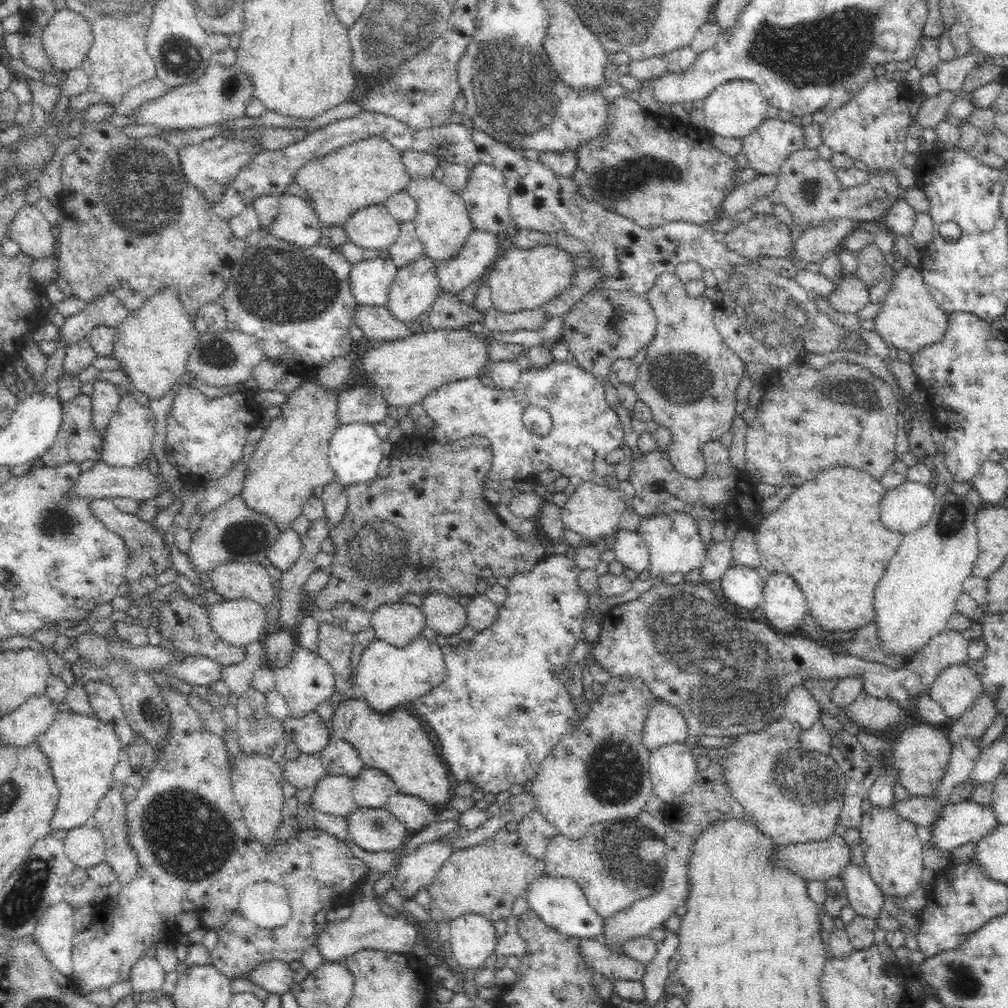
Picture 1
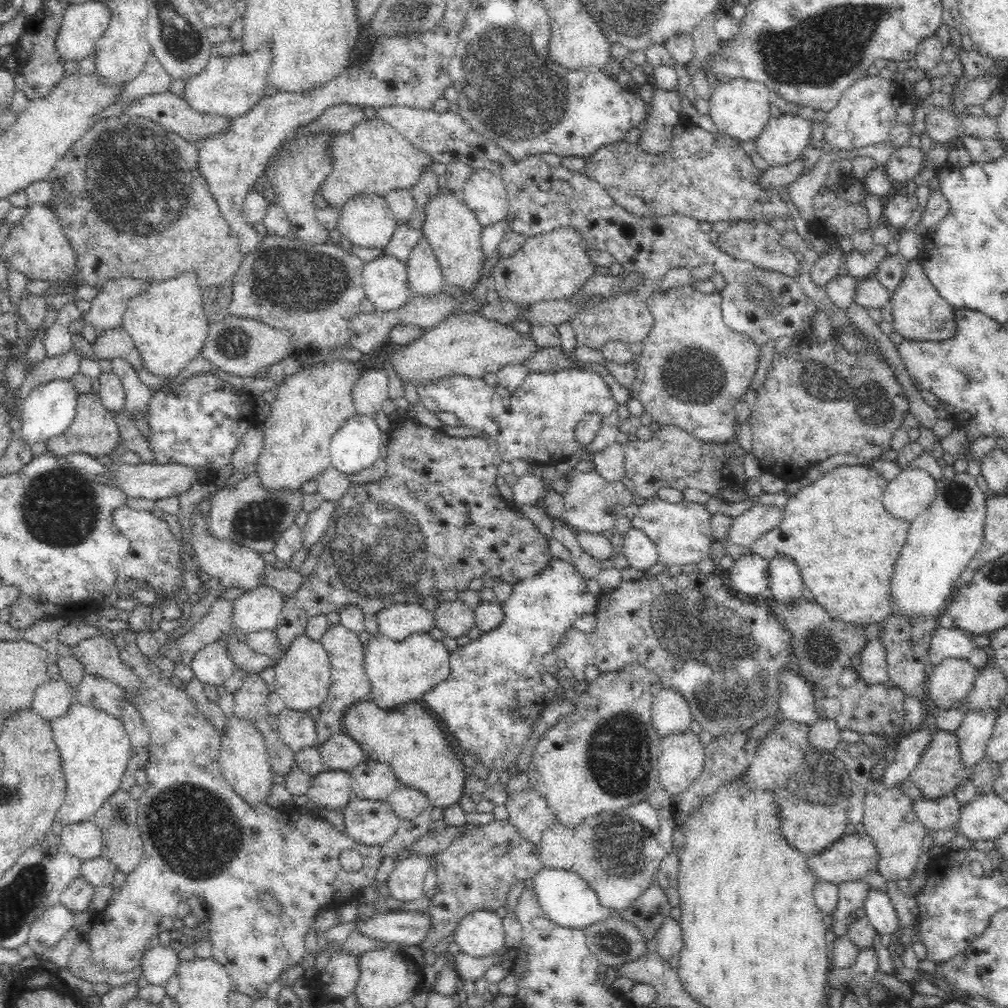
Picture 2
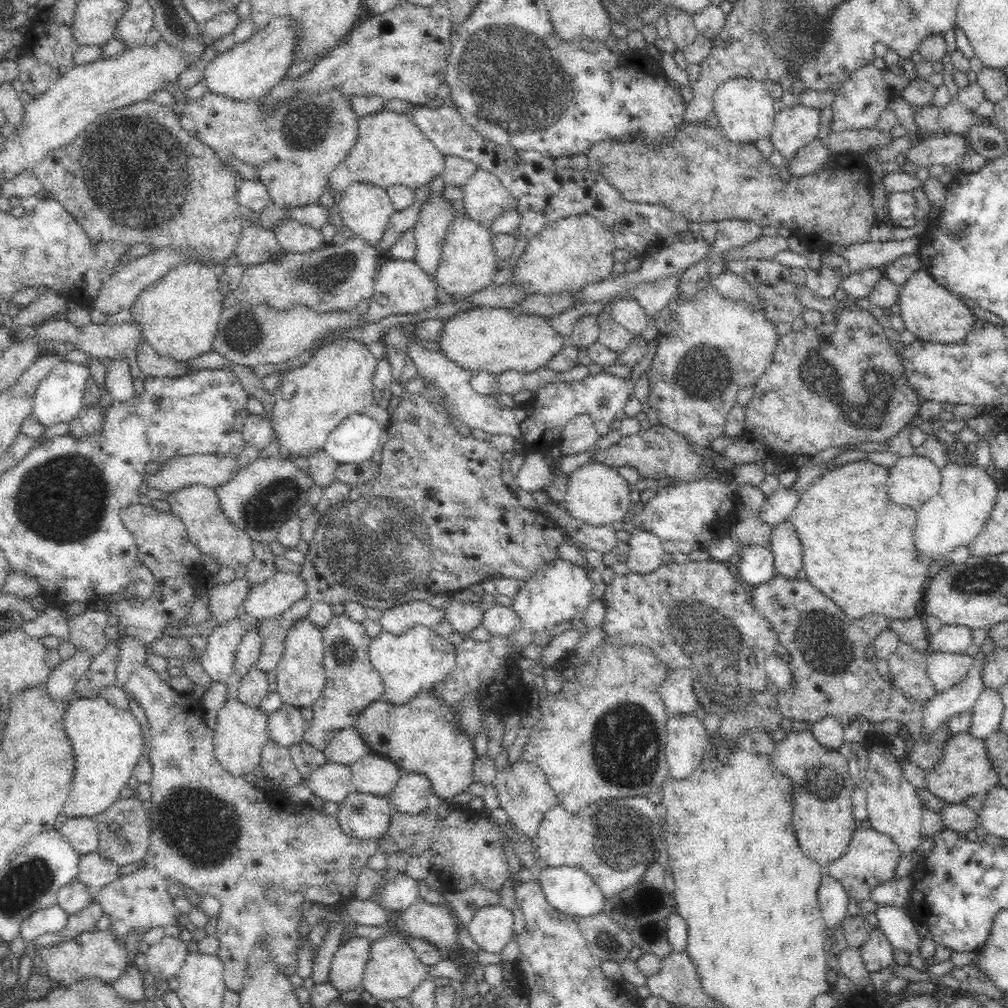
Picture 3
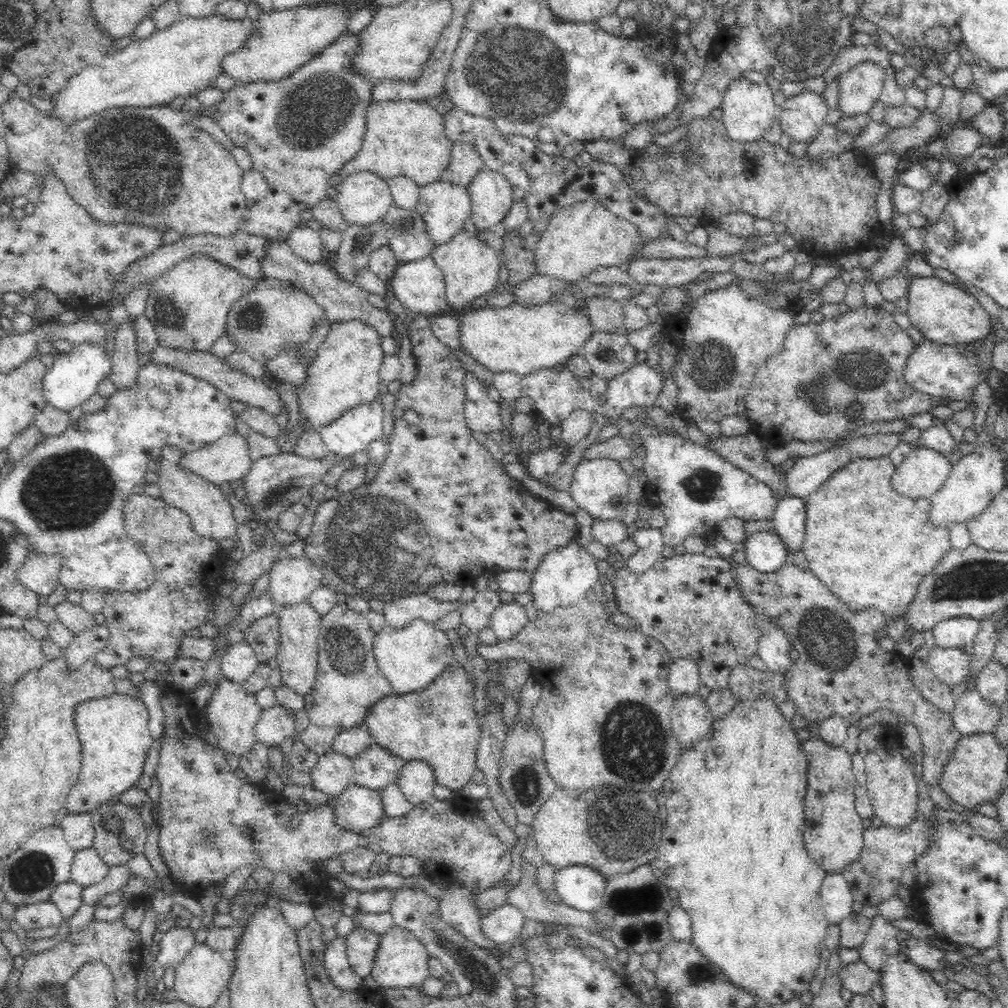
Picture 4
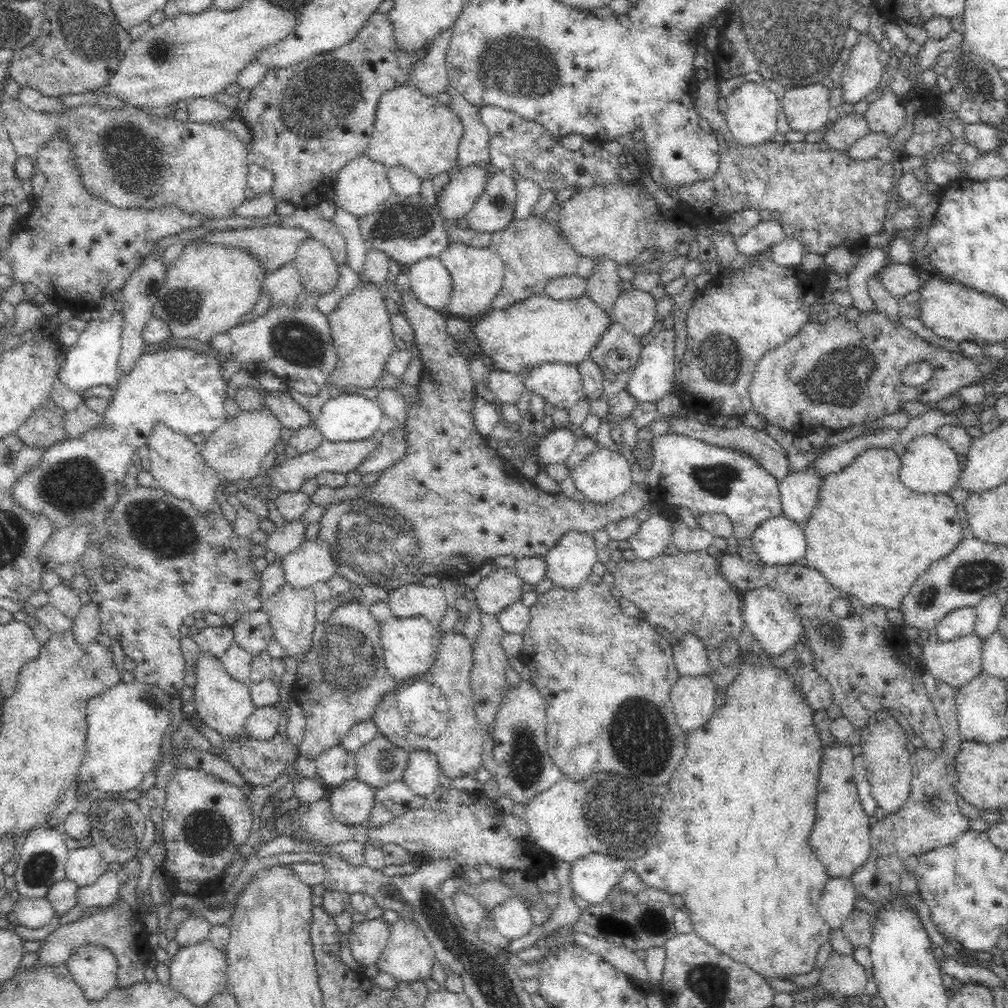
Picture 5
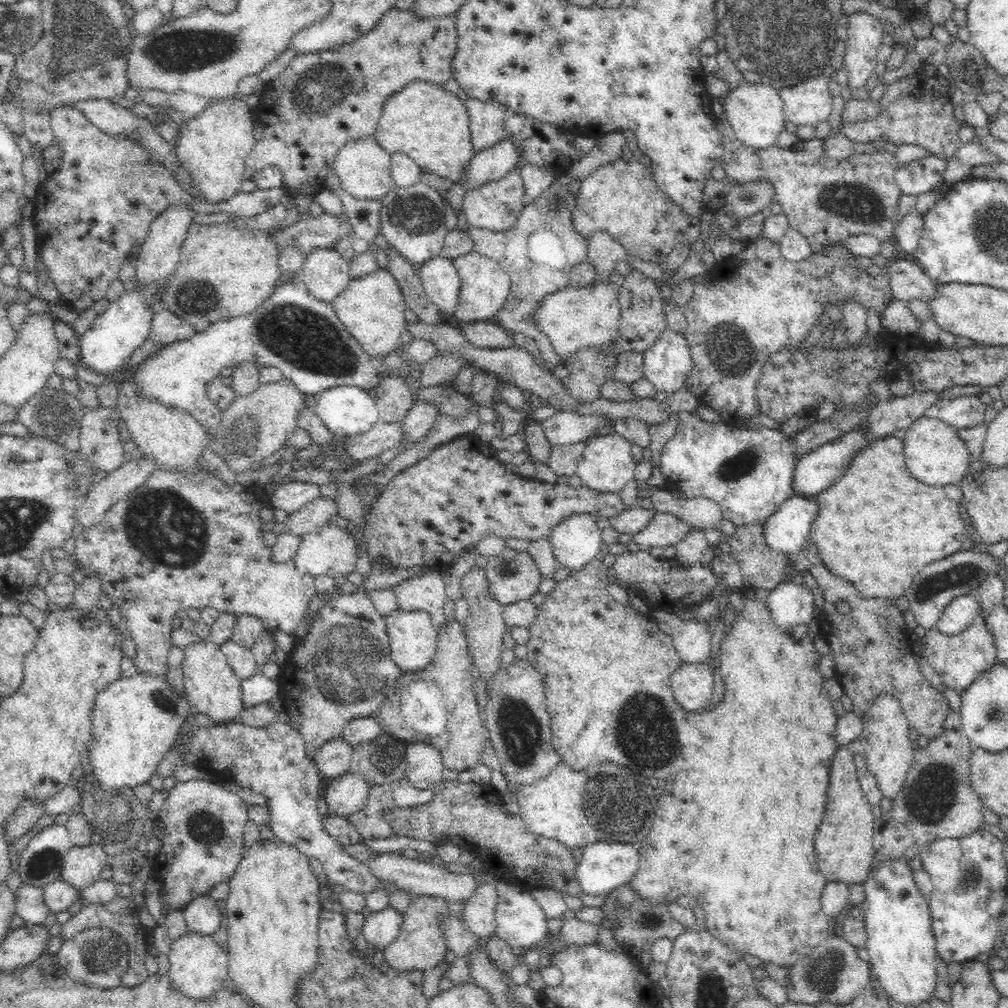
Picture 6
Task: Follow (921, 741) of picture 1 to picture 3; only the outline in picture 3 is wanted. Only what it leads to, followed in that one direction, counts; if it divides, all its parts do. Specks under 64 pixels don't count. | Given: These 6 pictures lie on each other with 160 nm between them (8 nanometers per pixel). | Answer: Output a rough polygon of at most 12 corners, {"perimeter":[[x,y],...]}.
{"perimeter":[[953,734],[925,771],[927,790],[948,803],[998,786],[983,742]]}

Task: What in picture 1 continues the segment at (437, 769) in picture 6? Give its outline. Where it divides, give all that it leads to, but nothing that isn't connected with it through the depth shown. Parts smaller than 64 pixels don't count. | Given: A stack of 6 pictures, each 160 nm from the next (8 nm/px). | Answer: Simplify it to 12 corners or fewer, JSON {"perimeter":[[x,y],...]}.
{"perimeter":[[392,794],[384,807],[410,834],[435,820],[418,796]]}

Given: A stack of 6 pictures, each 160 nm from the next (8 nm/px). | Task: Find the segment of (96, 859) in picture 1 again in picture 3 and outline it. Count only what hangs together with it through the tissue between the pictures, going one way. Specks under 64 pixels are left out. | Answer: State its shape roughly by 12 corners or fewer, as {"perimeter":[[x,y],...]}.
{"perimeter":[[92,817],[67,818],[58,831],[79,855],[98,848]]}

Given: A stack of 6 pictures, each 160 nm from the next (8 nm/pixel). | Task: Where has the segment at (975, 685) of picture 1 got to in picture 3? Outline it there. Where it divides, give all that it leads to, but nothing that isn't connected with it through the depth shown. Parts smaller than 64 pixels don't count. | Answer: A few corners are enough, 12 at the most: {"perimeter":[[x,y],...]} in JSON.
{"perimeter":[[927,653],[935,691],[959,684],[974,659],[966,654]]}

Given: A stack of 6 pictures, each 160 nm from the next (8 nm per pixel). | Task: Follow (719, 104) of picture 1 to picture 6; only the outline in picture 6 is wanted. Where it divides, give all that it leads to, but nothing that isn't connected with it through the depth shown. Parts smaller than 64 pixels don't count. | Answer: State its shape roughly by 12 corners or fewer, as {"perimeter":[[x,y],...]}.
{"perimeter":[[742,82],[724,96],[736,138],[777,142],[784,103],[768,83]]}

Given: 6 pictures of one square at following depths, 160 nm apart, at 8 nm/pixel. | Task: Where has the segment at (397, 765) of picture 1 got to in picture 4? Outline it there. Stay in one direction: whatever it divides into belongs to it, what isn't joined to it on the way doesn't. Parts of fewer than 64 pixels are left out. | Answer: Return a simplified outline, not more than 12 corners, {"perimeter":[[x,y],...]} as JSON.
{"perimeter":[[455,661],[420,704],[390,694],[364,723],[375,744],[427,762],[456,793],[476,770],[473,682]]}

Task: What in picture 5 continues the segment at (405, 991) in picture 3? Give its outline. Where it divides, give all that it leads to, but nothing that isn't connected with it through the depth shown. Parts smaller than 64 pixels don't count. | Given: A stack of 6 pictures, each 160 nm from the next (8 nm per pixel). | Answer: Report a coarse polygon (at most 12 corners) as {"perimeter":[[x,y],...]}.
{"perimeter":[[410,919],[391,925],[375,963],[398,983],[431,978],[435,958]]}

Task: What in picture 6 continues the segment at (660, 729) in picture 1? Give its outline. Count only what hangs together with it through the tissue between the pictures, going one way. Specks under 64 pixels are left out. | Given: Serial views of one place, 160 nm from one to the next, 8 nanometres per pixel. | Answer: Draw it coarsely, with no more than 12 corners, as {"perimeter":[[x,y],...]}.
{"perimeter":[[683,620],[671,637],[686,664],[707,663],[707,622]]}

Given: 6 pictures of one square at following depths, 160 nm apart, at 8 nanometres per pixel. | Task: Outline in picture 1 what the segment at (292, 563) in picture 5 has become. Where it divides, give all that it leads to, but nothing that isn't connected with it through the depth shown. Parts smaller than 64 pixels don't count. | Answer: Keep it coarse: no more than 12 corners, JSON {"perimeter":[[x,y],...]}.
{"perimeter":[[249,598],[208,606],[210,628],[238,648],[260,638],[266,610]]}

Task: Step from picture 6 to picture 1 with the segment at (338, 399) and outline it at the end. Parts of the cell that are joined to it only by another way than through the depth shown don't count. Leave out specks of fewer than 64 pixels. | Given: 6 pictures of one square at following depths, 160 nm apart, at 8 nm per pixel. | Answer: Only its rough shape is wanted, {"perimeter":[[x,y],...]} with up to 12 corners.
{"perimeter":[[340,425],[328,459],[338,483],[371,485],[385,443],[374,426]]}

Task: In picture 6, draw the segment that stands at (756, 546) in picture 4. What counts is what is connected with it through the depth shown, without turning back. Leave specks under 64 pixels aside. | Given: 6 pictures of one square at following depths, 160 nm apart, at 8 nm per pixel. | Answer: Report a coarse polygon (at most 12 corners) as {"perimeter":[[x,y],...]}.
{"perimeter":[[793,494],[763,522],[766,545],[798,554],[809,538],[817,494]]}

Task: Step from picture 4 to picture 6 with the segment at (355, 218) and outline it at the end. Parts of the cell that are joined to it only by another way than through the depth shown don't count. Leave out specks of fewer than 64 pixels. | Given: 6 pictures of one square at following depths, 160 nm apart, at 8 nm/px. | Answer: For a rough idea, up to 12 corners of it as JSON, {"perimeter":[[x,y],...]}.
{"perimeter":[[373,136],[334,158],[341,188],[360,200],[393,189],[391,154]]}

